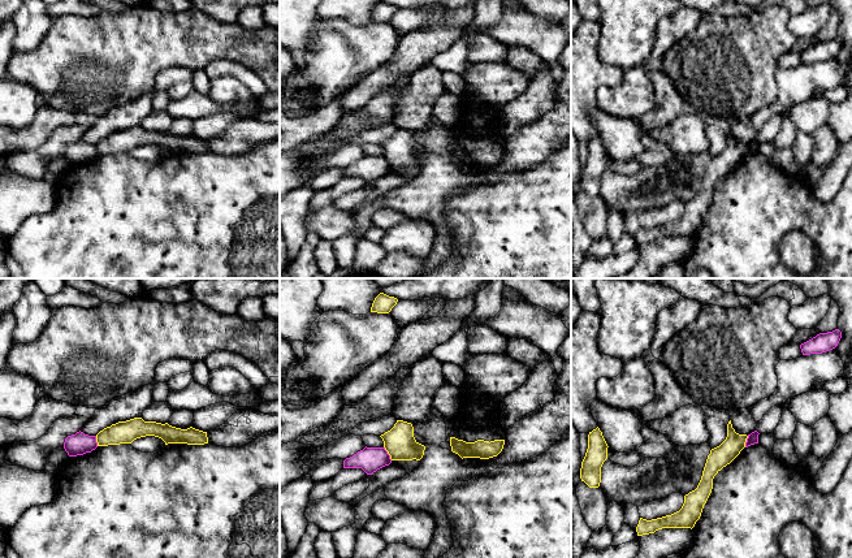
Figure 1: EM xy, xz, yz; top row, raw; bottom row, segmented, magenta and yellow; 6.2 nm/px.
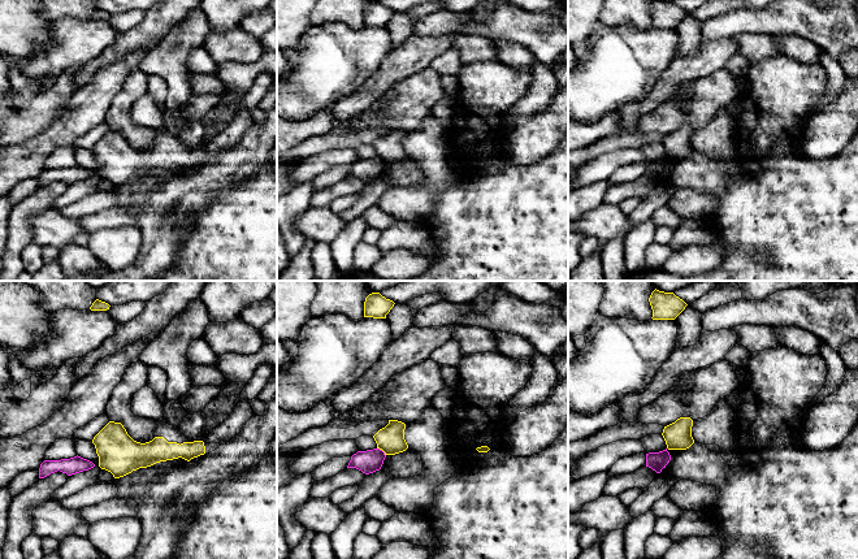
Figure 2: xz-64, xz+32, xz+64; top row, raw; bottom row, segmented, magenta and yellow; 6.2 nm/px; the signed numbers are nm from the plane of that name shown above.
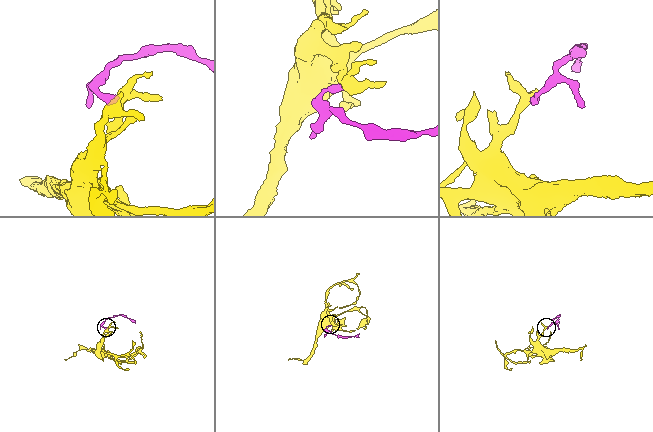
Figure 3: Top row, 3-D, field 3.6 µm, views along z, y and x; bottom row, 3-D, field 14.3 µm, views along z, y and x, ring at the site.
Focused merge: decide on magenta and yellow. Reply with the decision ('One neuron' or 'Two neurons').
Two neurons

